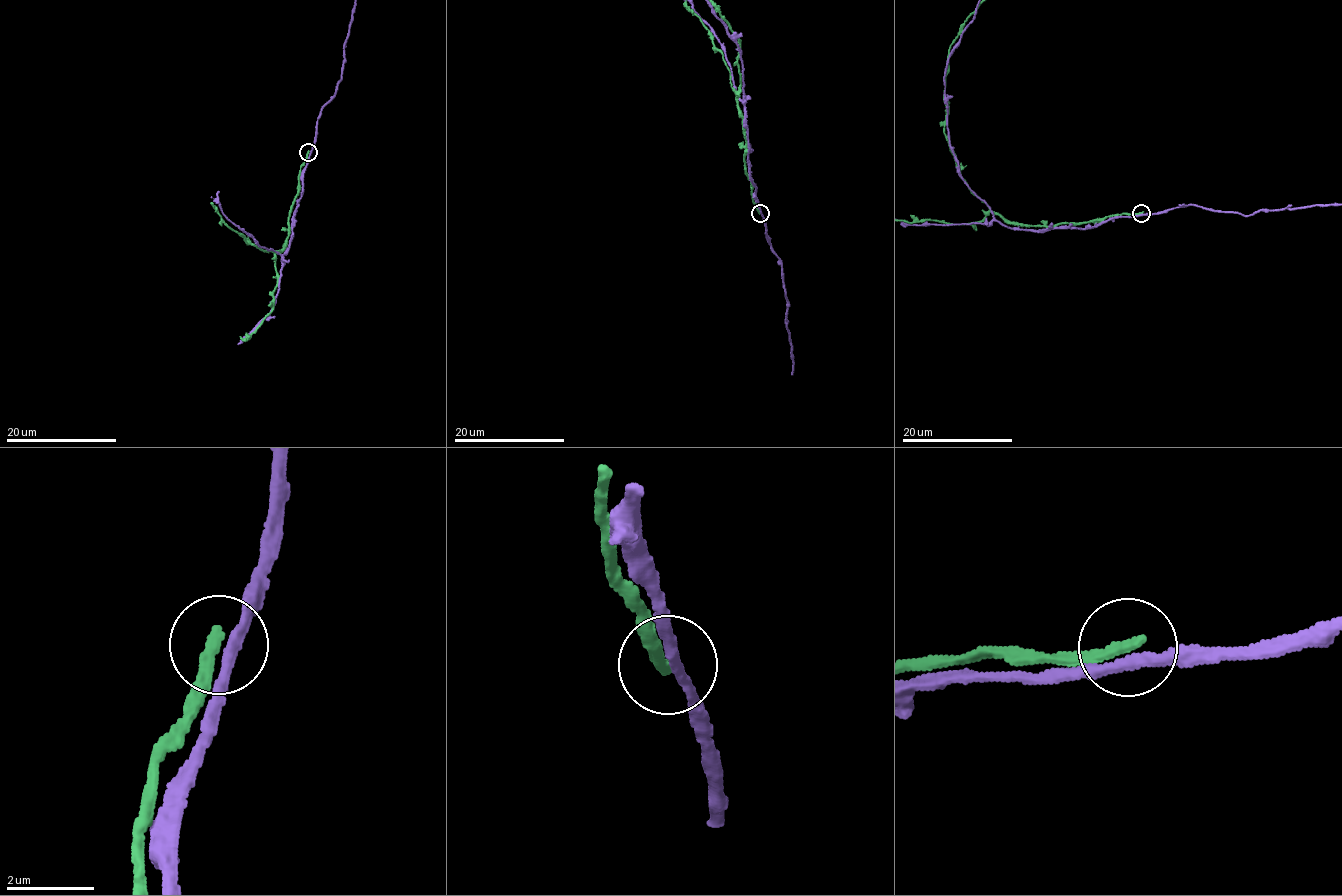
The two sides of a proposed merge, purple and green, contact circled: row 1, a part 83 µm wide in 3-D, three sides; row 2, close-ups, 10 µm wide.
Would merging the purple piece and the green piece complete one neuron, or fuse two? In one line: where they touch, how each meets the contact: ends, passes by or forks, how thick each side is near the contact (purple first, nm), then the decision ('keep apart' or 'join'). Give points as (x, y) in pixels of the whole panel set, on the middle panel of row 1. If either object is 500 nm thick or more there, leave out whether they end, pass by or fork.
at (760, 213); purple passes by; green ends there; 240 nm thick on the purple side, 240 nm on the other; keep apart

